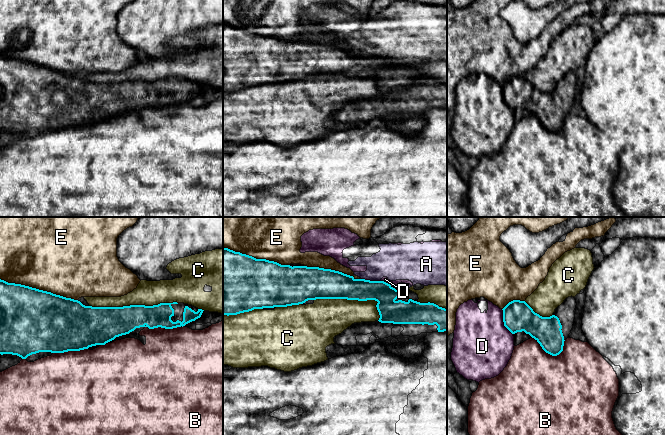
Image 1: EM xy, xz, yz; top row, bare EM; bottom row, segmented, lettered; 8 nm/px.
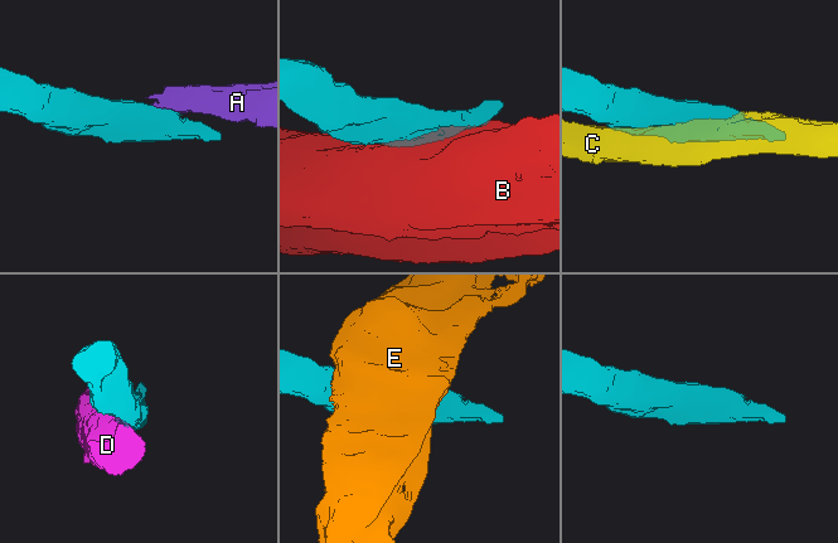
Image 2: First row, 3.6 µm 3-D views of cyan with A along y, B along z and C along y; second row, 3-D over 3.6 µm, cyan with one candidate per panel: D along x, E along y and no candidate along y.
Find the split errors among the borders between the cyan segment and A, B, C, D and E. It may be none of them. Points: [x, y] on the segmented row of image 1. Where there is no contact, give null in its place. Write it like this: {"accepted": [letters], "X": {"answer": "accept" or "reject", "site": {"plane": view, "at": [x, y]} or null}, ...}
{"accepted": [], "A": {"answer": "reject", "site": {"plane": "xz", "at": [371, 281]}}, "B": {"answer": "reject", "site": {"plane": "yz", "at": [547, 352]}}, "C": {"answer": "reject", "site": {"plane": "xy", "at": [133, 305]}}, "D": {"answer": "reject", "site": {"plane": "yz", "at": [503, 321]}}, "E": {"answer": "reject", "site": {"plane": "xy", "at": [38, 289]}}}

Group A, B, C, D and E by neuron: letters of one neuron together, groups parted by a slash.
A D / B / C / E

